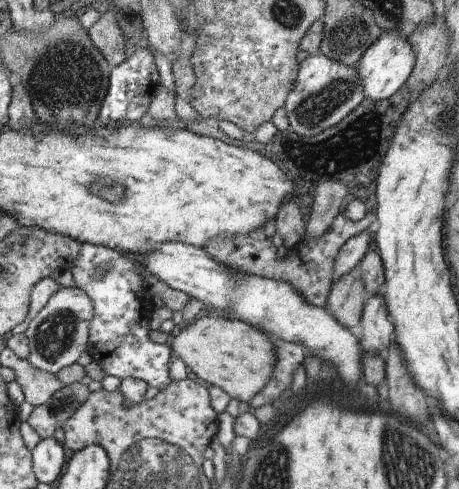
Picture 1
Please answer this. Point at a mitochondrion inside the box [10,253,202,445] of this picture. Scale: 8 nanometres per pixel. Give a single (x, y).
(55, 334)

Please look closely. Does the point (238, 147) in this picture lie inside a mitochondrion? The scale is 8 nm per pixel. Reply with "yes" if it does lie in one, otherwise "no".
no

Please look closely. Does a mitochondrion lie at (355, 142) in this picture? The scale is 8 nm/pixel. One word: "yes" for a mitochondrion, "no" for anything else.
yes

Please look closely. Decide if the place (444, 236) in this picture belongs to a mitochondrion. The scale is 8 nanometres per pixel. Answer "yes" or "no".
no

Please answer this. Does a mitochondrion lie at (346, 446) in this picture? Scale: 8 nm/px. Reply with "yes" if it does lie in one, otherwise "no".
no

